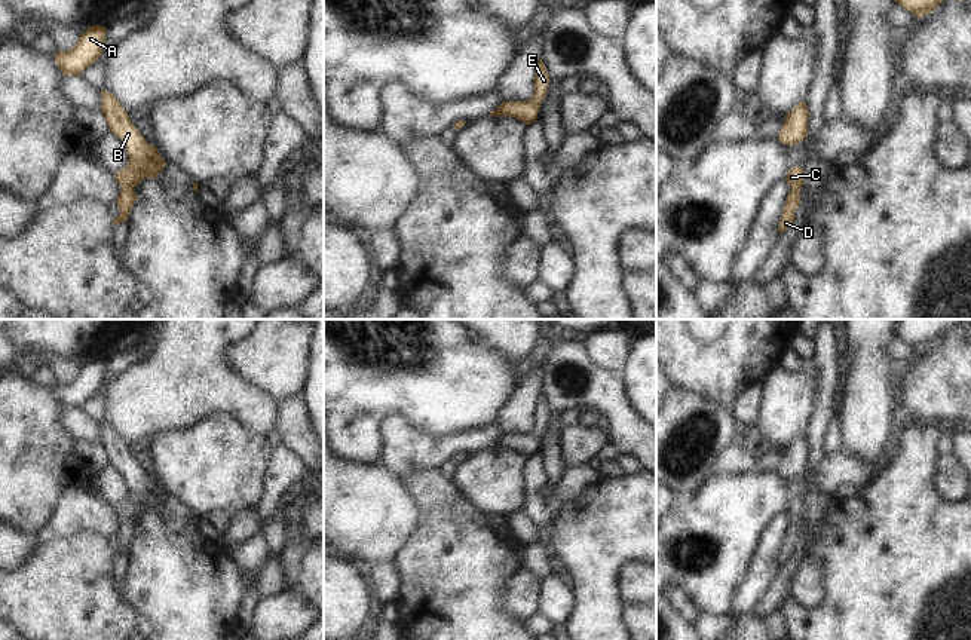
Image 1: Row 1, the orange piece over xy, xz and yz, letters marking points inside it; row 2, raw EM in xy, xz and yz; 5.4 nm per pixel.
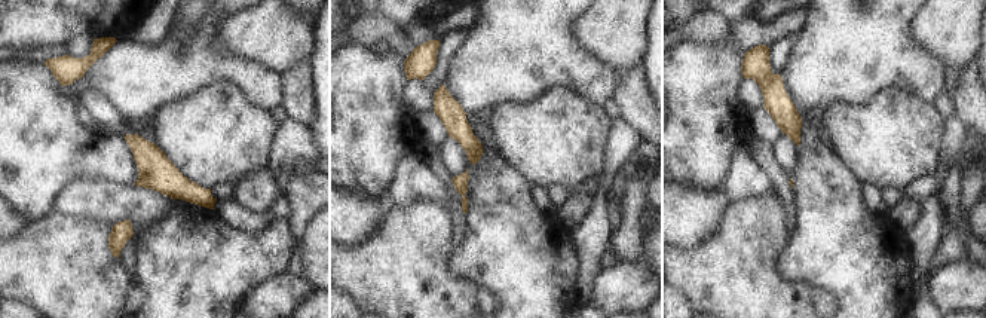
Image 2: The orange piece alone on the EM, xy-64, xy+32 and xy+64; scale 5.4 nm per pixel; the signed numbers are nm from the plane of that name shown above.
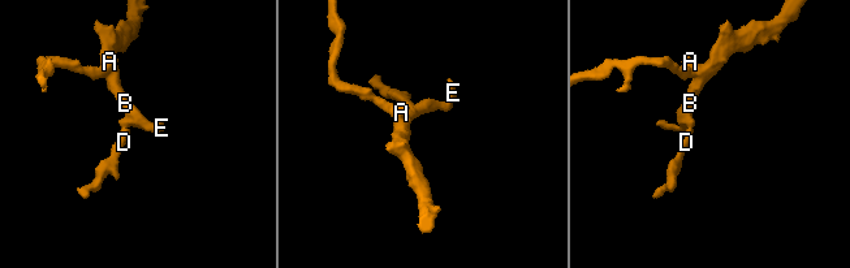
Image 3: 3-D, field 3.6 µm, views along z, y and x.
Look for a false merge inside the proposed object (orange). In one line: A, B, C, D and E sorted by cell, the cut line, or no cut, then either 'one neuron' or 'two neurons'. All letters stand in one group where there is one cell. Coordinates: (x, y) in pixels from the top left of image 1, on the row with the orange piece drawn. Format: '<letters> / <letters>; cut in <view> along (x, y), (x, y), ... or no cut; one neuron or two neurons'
A B C D E; no cut; one neuron

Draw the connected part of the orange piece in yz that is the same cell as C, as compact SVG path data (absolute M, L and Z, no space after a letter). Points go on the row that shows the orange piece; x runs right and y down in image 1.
M800 166L791 168L785 174L784 180L790 184L791 192L785 197L785 206L782 209L782 215L778 227L779 233L787 230L794 221L794 212L800 205L800 189L803 186L803 168Z

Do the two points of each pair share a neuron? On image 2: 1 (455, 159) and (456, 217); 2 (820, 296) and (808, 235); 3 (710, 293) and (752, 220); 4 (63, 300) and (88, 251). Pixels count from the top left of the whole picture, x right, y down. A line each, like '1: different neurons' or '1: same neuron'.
1: different neurons
2: different neurons
3: same neuron
4: same neuron

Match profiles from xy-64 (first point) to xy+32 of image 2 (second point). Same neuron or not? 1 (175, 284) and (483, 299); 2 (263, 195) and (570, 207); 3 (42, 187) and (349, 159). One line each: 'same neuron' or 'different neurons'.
1: different neurons
2: same neuron
3: same neuron

